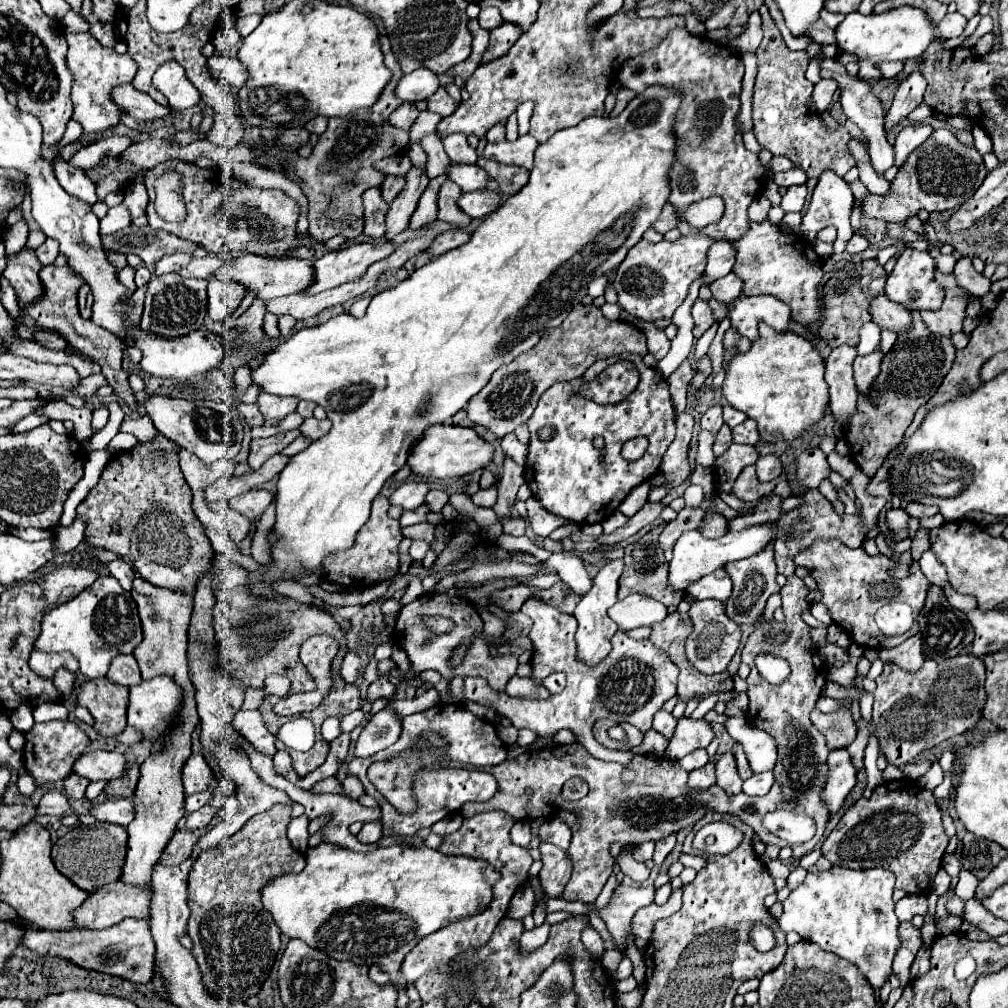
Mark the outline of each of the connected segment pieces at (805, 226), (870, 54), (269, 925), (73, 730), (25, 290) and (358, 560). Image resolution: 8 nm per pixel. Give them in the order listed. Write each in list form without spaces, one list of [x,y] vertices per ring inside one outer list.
[[[822,172],[818,178],[818,184],[814,188],[814,196],[810,202],[810,208],[806,212],[806,216],[802,218],[802,226],[800,226],[800,236],[808,242],[812,242],[816,238],[816,234],[826,228],[826,226],[834,226],[838,230],[838,238],[834,242],[834,254],[844,252],[844,246],[848,242],[848,238],[854,234],[852,226],[850,226],[850,214],[852,214],[852,206],[854,206],[854,196],[850,186],[844,182],[844,178],[836,176],[834,172]]]
[[[902,6],[896,10],[888,10],[884,14],[870,14],[870,16],[864,16],[860,12],[848,14],[844,18],[844,22],[840,22],[836,26],[834,36],[836,36],[836,44],[840,50],[856,54],[862,60],[870,60],[876,64],[882,60],[918,58],[930,45],[934,36],[946,38],[946,40],[958,38],[958,36],[962,36],[966,24],[968,24],[968,20],[964,16],[960,16],[958,12],[954,12],[954,14],[946,14],[944,20],[938,24],[938,28],[933,28],[932,22],[924,11],[910,8],[910,6]]]
[[[276,804],[268,812],[248,820],[248,824],[244,824],[240,832],[220,844],[216,852],[202,852],[192,866],[188,880],[188,906],[192,912],[188,920],[188,936],[194,942],[192,954],[202,970],[208,988],[224,1000],[246,1002],[250,996],[256,996],[262,982],[270,974],[274,958],[278,954],[280,930],[270,912],[264,910],[260,898],[262,888],[264,884],[268,884],[268,880],[274,880],[276,876],[284,876],[288,872],[302,872],[306,866],[304,856],[294,850],[286,838],[286,826],[290,820],[292,806]]]
[[[52,720],[34,724],[30,732],[26,732],[26,746],[24,746],[24,762],[28,774],[36,780],[38,786],[50,786],[52,782],[64,780],[72,774],[72,766],[78,756],[82,756],[90,746],[90,738],[84,730],[70,722],[70,720]]]
[[[26,246],[18,254],[6,256],[6,270],[2,276],[8,278],[10,284],[16,288],[20,306],[42,296],[42,284],[38,280],[40,268],[42,264],[38,262],[36,254]]]
[[[382,494],[376,496],[376,500],[372,502],[372,514],[370,514],[368,522],[356,534],[356,544],[350,550],[336,552],[326,558],[322,574],[326,572],[328,582],[354,590],[354,588],[364,588],[364,586],[372,586],[372,584],[390,580],[400,572],[398,546],[404,536],[402,536],[398,520],[392,520],[388,516],[388,508],[390,508],[388,498]]]

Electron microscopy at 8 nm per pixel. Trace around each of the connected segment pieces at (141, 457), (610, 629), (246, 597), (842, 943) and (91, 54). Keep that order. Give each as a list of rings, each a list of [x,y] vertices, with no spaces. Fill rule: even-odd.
[[[156,434],[154,440],[136,444],[130,450],[122,450],[118,454],[112,454],[110,462],[106,464],[98,484],[90,490],[86,500],[78,506],[78,518],[86,524],[84,538],[92,546],[102,546],[112,550],[114,554],[122,556],[128,560],[136,572],[162,588],[172,588],[172,590],[192,590],[196,588],[196,582],[202,574],[208,572],[214,556],[214,548],[204,532],[204,526],[192,512],[192,494],[190,488],[180,472],[180,462],[178,462],[178,452],[180,448],[168,440],[164,434]],[[162,448],[168,452],[168,460],[164,464],[152,464],[154,460],[154,450]]]
[[[616,558],[616,560],[606,560],[598,574],[592,580],[592,588],[582,594],[580,604],[576,604],[574,610],[574,618],[578,620],[578,632],[576,632],[576,644],[578,644],[578,658],[586,664],[598,664],[600,660],[604,660],[610,652],[610,638],[612,634],[618,630],[616,624],[610,620],[608,616],[608,608],[616,602],[616,592],[618,592],[618,578],[624,570],[624,560]]]
[[[216,554],[214,562],[220,566],[220,574],[216,578],[216,596],[218,602],[214,606],[214,628],[216,628],[216,638],[220,644],[220,662],[224,666],[224,670],[228,672],[228,676],[238,678],[242,684],[252,686],[252,688],[264,688],[264,678],[270,674],[280,674],[280,676],[288,676],[292,686],[290,686],[290,694],[296,692],[310,692],[316,688],[314,678],[310,676],[310,672],[306,670],[306,666],[300,662],[300,646],[316,634],[328,634],[334,640],[338,640],[340,650],[336,654],[336,658],[330,664],[330,674],[332,674],[332,688],[330,692],[324,696],[324,700],[320,702],[318,708],[314,708],[314,712],[306,712],[304,716],[314,720],[316,726],[316,744],[308,750],[308,752],[296,752],[288,746],[284,746],[284,742],[276,742],[278,750],[286,750],[292,756],[292,766],[300,776],[306,776],[308,772],[316,770],[324,760],[326,760],[326,752],[328,752],[328,742],[322,738],[320,734],[320,726],[326,718],[336,716],[336,718],[344,718],[346,714],[350,714],[352,710],[358,710],[362,706],[362,698],[358,694],[358,690],[352,684],[346,684],[340,678],[340,662],[344,658],[344,654],[348,652],[346,646],[346,636],[340,630],[340,626],[336,624],[336,620],[320,610],[318,606],[308,606],[308,604],[300,604],[292,598],[284,598],[282,602],[268,602],[268,600],[260,600],[248,592],[244,592],[244,582],[246,582],[246,570],[242,570],[238,564],[230,562],[228,558]]]
[[[832,866],[826,872],[814,872],[808,874],[806,880],[790,892],[790,896],[784,900],[784,912],[782,918],[778,918],[778,924],[784,932],[798,932],[802,940],[818,944],[822,950],[832,952],[860,968],[860,972],[868,978],[868,982],[874,988],[880,988],[886,978],[892,972],[892,958],[896,954],[896,948],[900,946],[898,938],[898,918],[894,914],[894,872],[886,868],[870,868],[870,870],[850,870],[842,866]]]
[[[90,32],[66,34],[66,42],[68,42],[66,64],[68,64],[68,70],[72,72],[72,76],[76,76],[76,84],[72,86],[72,102],[76,102],[72,118],[76,122],[80,122],[80,126],[84,128],[84,134],[102,132],[108,126],[120,122],[122,112],[110,100],[110,90],[118,84],[132,82],[132,78],[136,74],[136,62],[128,54],[118,56],[114,52],[114,48],[102,46]]]

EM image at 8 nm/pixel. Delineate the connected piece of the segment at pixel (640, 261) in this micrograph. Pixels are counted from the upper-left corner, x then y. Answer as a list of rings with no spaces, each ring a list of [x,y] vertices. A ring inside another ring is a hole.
[[[682,236],[676,242],[662,240],[658,244],[640,240],[616,270],[614,288],[618,292],[620,308],[648,322],[670,320],[676,308],[684,302],[688,286],[704,272],[706,250],[712,242],[714,240],[706,236]]]

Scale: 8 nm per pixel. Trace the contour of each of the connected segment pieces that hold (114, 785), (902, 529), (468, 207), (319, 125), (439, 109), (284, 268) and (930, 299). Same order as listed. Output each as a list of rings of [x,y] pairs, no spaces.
[[[130,766],[128,768],[128,774],[120,780],[112,780],[106,784],[104,788],[104,794],[108,798],[132,798],[134,792],[136,792],[136,784],[140,780],[140,768],[138,766]]]
[[[890,508],[886,512],[886,526],[894,534],[894,540],[906,540],[910,536],[910,516],[904,508]]]
[[[474,190],[474,192],[464,192],[458,198],[458,206],[470,216],[470,218],[484,218],[492,214],[500,206],[500,194],[494,190]]]
[[[316,116],[316,118],[312,118],[304,128],[306,128],[308,132],[320,136],[320,134],[326,130],[326,124],[328,124],[328,118],[326,118],[326,116]]]
[[[438,88],[438,92],[428,98],[428,110],[430,110],[430,112],[436,112],[436,114],[440,114],[440,116],[448,116],[448,114],[452,114],[456,108],[458,108],[456,100],[454,100],[444,88]]]
[[[244,254],[238,258],[238,262],[224,264],[216,272],[216,278],[240,282],[246,290],[254,290],[258,298],[272,300],[280,296],[306,292],[314,280],[314,268],[312,268],[312,260],[302,260],[302,258],[292,258],[292,256],[280,256],[280,258],[268,256],[266,258],[266,256],[256,256],[256,254]]]
[[[906,248],[902,252],[902,256],[898,258],[894,270],[888,276],[886,296],[888,296],[888,300],[908,308],[908,312],[940,308],[940,304],[944,300],[944,288],[940,284],[936,284],[936,280],[934,280],[934,258],[930,256],[928,250],[922,252],[922,250]]]

